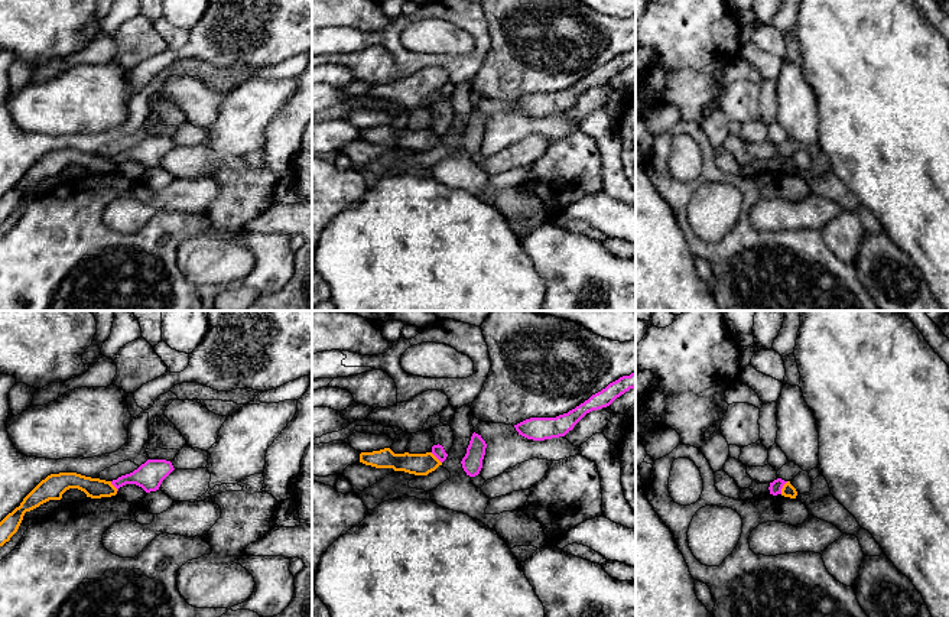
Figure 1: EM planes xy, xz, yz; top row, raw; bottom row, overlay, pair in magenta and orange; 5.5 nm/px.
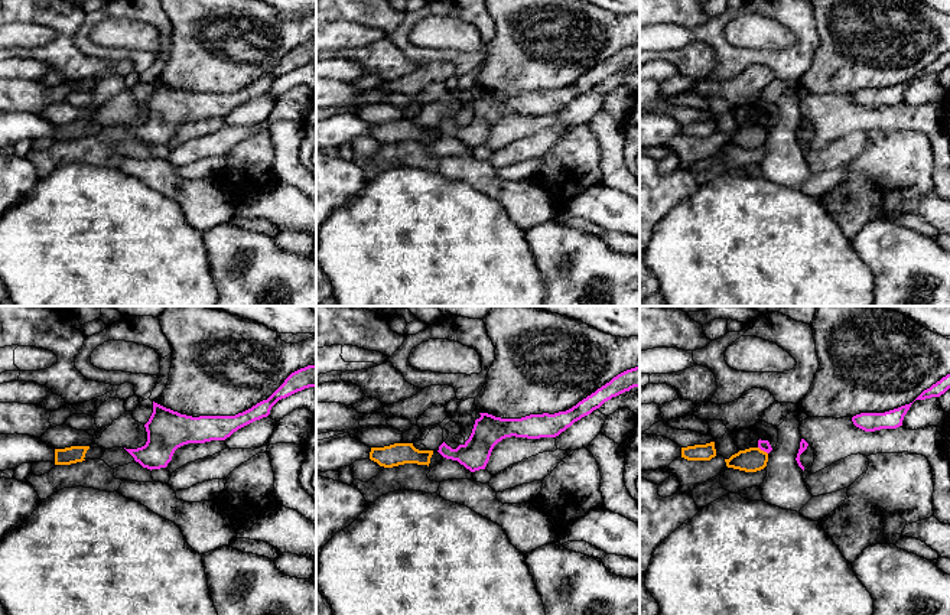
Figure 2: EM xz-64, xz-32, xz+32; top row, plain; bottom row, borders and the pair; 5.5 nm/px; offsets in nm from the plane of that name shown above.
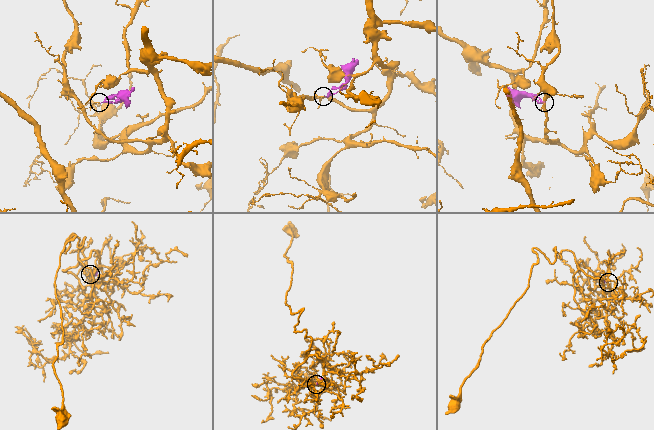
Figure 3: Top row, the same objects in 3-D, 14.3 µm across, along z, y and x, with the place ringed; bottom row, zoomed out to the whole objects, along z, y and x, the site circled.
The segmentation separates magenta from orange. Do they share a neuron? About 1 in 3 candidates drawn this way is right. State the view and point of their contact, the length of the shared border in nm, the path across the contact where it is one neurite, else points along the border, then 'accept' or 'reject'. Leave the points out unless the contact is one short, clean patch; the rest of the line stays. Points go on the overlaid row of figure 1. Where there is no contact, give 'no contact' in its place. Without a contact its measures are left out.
contact yz (782, 487); length 80 nm; border yz (787, 481), (780, 493); reject

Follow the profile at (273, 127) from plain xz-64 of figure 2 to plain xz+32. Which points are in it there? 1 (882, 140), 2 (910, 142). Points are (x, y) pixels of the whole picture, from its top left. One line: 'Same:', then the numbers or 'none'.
Same: none

